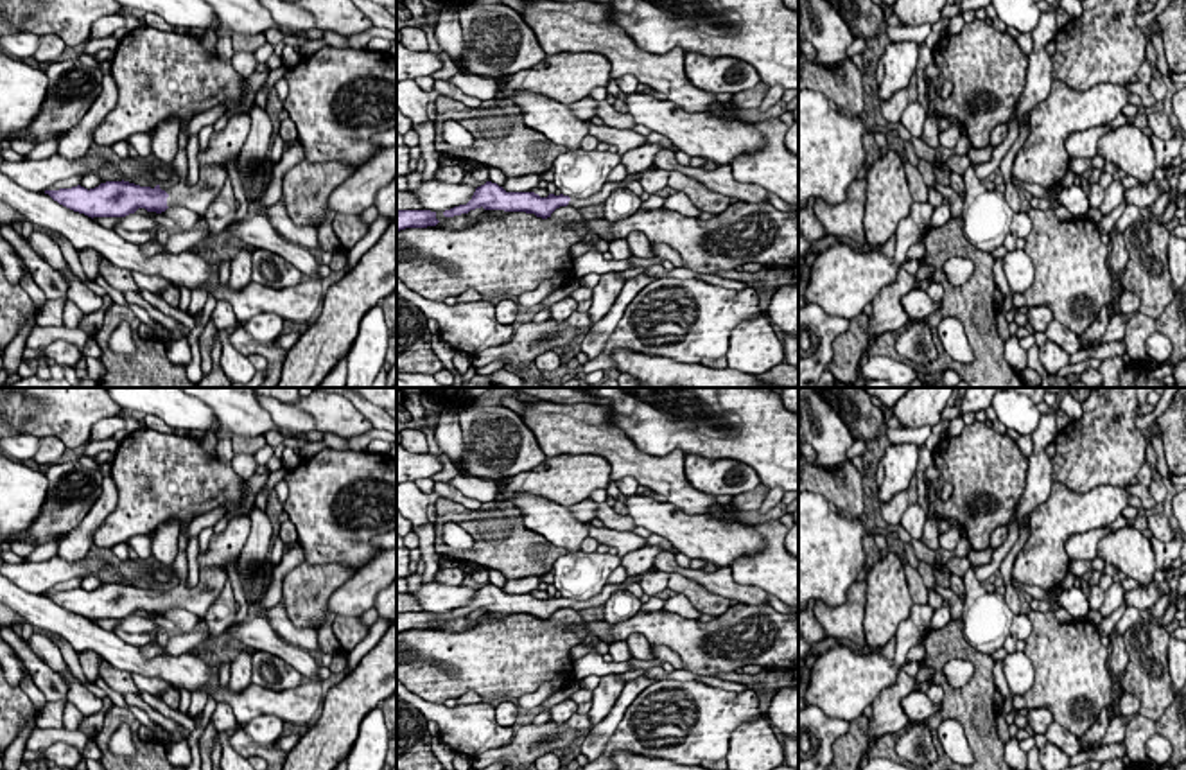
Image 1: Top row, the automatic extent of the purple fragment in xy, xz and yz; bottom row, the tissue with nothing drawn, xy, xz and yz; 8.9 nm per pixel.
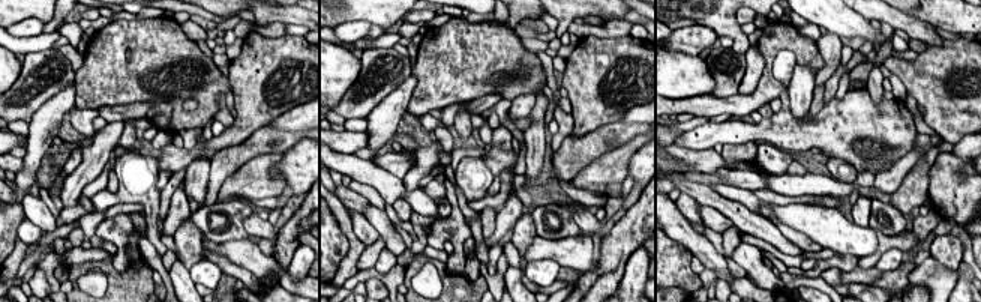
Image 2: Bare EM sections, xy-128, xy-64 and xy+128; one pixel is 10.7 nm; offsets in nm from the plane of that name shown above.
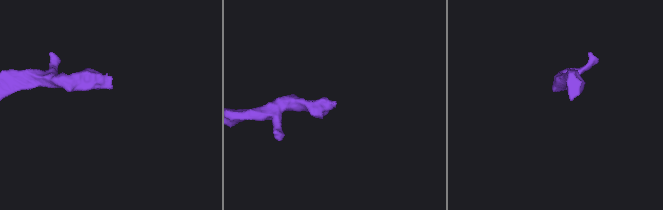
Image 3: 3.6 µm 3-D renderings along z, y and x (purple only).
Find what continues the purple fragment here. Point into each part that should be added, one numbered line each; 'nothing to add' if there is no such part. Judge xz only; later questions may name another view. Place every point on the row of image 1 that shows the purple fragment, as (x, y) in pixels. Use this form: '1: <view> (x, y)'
1: xz (609, 187)

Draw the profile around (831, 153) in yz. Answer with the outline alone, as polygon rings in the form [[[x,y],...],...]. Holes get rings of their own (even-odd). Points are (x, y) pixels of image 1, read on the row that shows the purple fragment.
[[[798,90],[798,210],[809,197],[847,199],[850,183],[868,165],[863,118],[847,118],[829,108],[822,92]]]

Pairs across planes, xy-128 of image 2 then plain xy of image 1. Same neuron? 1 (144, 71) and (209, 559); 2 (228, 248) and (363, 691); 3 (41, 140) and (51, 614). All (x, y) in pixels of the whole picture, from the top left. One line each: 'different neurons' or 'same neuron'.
1: different neurons
2: different neurons
3: different neurons

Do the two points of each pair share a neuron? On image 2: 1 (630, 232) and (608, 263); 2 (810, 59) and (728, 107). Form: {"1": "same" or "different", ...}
{"1": "same", "2": "same"}

